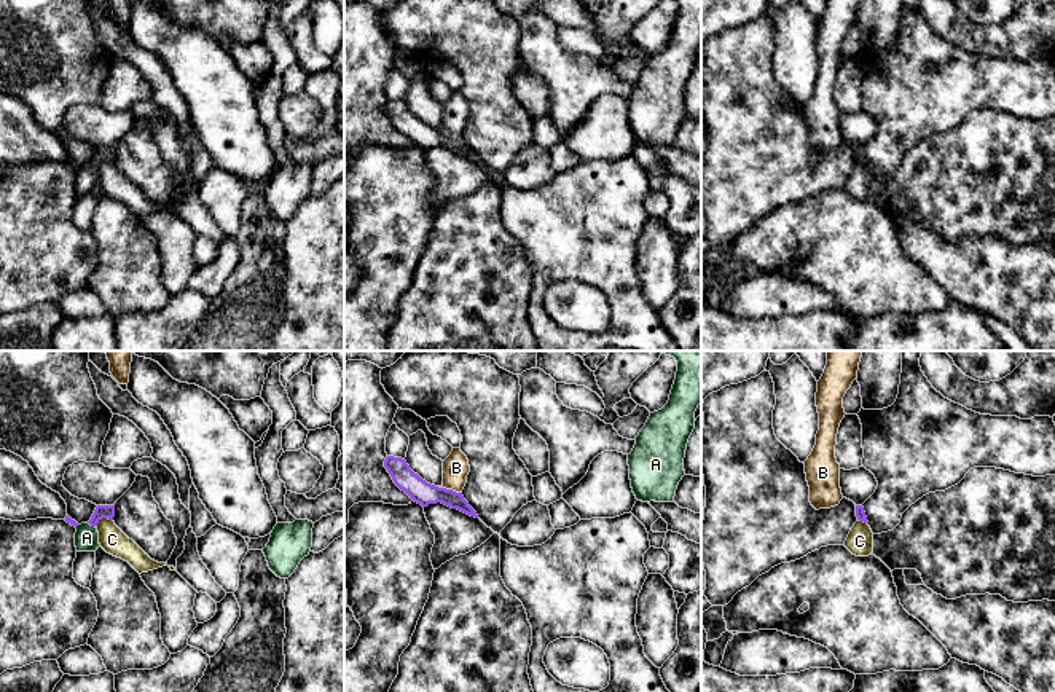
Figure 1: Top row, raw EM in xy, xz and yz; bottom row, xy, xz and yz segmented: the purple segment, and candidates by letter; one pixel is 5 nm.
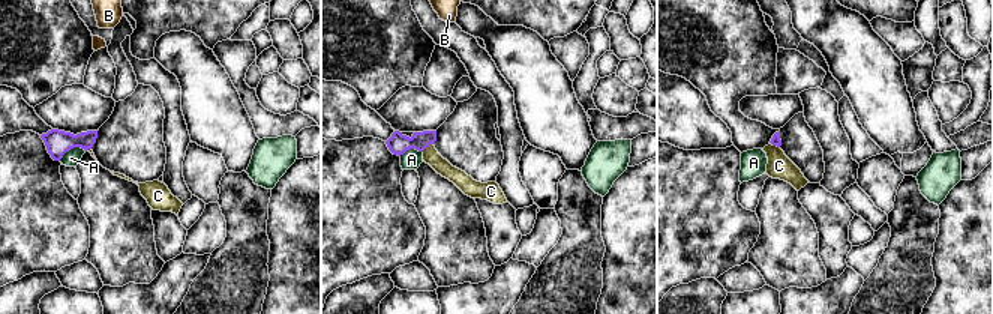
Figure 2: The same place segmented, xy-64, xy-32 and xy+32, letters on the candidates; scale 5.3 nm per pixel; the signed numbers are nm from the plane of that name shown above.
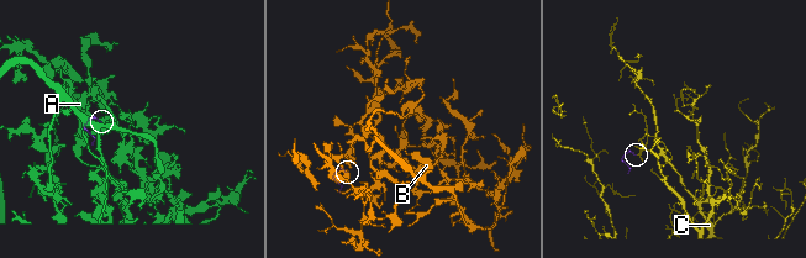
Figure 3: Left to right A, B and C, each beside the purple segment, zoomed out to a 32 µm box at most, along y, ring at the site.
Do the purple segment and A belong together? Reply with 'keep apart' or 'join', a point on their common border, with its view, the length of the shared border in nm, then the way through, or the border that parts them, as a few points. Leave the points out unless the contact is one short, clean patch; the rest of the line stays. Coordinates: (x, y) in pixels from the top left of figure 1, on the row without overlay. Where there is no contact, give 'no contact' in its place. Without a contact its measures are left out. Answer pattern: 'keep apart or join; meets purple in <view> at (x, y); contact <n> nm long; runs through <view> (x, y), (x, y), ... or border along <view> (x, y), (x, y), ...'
keep apart; meets purple in xy at (91, 168); contact 50 nm long; border along xy (88, 165), (94, 169)

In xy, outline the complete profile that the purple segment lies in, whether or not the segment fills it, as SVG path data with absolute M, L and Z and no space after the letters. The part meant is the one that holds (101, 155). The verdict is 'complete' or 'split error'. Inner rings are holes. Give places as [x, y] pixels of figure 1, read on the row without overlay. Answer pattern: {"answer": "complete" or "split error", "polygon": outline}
{"answer": "split error", "polygon": "M97 148L91 163L91 169L97 171L100 190L124 204L127 204L139 217L166 209L151 202L132 182L129 182L113 164L115 148Z"}

